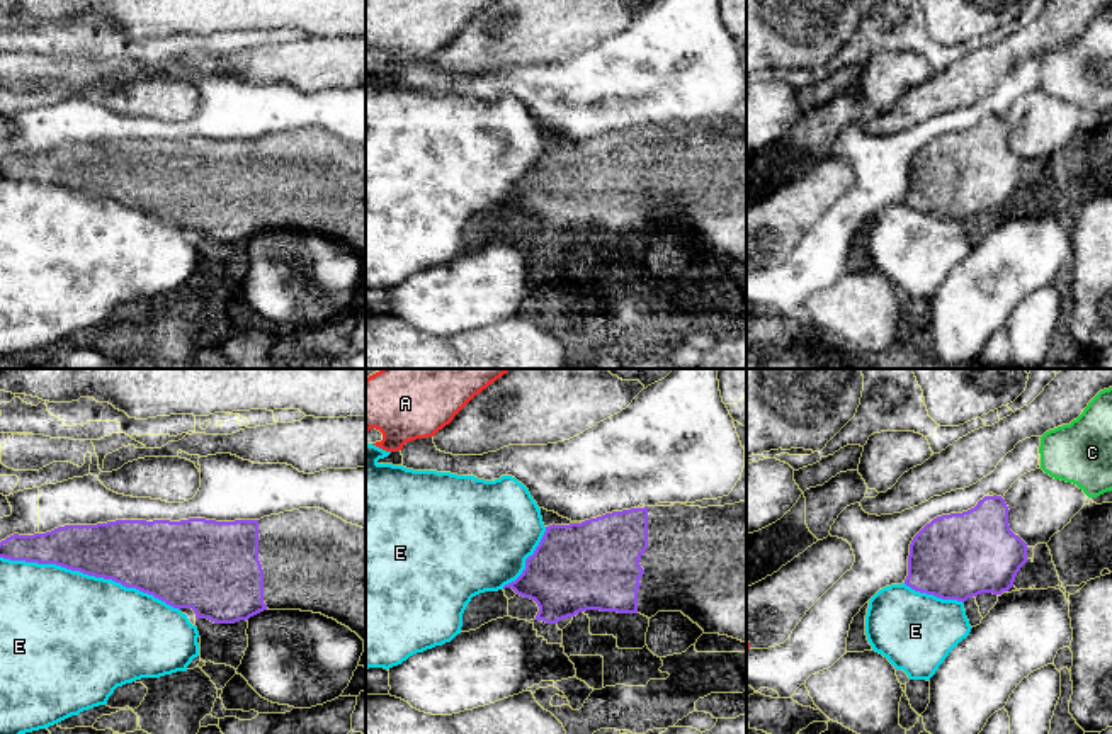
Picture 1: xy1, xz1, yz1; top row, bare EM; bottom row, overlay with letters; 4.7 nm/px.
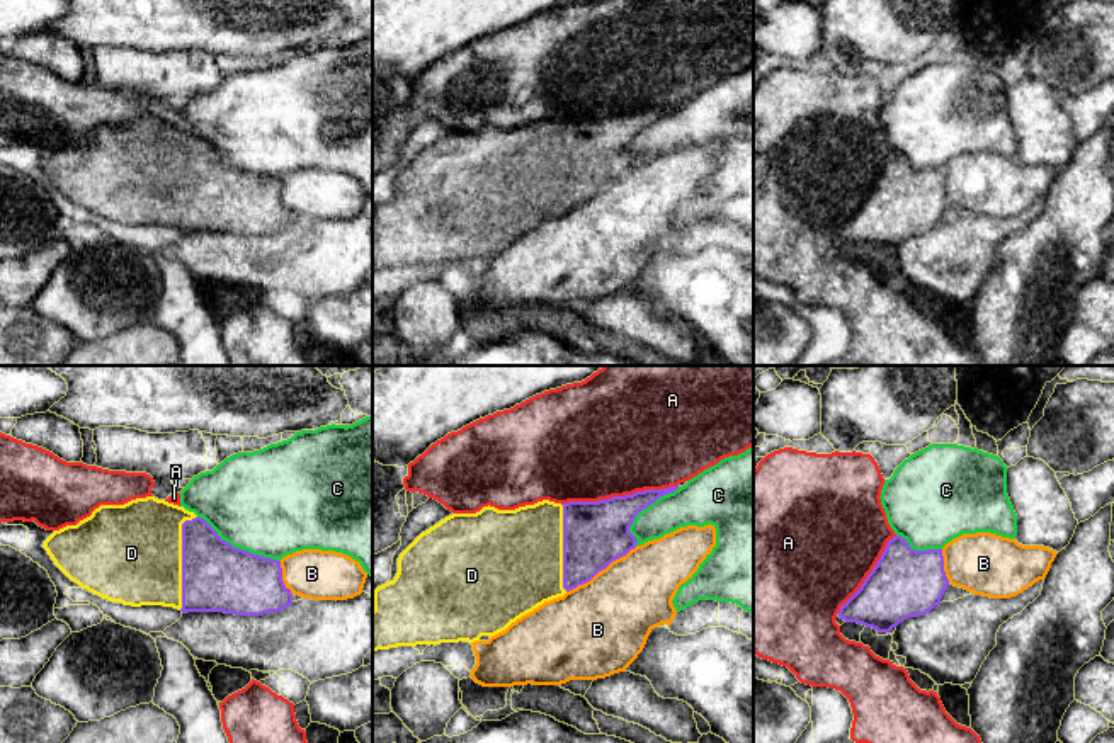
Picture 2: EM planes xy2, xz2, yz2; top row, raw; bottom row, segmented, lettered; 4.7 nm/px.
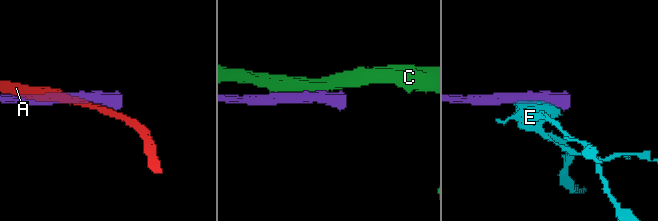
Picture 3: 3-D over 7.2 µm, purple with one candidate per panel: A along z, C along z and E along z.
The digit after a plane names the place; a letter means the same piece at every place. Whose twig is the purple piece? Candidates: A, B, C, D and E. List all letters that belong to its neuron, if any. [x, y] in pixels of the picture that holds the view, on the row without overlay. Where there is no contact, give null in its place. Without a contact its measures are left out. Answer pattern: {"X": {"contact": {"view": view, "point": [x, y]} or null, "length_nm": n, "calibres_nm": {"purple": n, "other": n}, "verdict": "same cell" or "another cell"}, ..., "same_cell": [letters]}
{"A": {"contact": {"view": "xz2", "point": [619, 116]}, "length_nm": 550, "calibres_nm": {"purple": 300, "other": 480}, "verdict": "another cell"}, "B": {"contact": {"view": "xz2", "point": [601, 189]}, "length_nm": 400, "calibres_nm": {"purple": 300, "other": 420}, "verdict": "another cell"}, "C": {"contact": {"view": "xy2", "point": [237, 167]}, "length_nm": 440, "calibres_nm": {"purple": 320, "other": 480}, "verdict": "another cell"}, "D": {"contact": {"view": "xy2", "point": [182, 179]}, "length_nm": 460, "calibres_nm": {"purple": 320, "other": 480}, "verdict": "same cell"}, "E": {"contact": {"view": "xy1", "point": [90, 194]}, "length_nm": 900, "calibres_nm": {"purple": 320, "other": 500}, "verdict": "another cell"}, "same_cell": ["D"]}

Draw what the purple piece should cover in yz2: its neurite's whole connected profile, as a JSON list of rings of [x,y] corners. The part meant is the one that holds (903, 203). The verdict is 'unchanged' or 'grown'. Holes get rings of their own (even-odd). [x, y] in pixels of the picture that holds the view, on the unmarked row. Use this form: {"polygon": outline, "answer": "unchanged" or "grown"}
{"polygon": [[[895,155],[838,236],[889,252],[905,238],[925,235],[939,224],[947,204],[942,168],[915,170],[907,158]]], "answer": "unchanged"}

